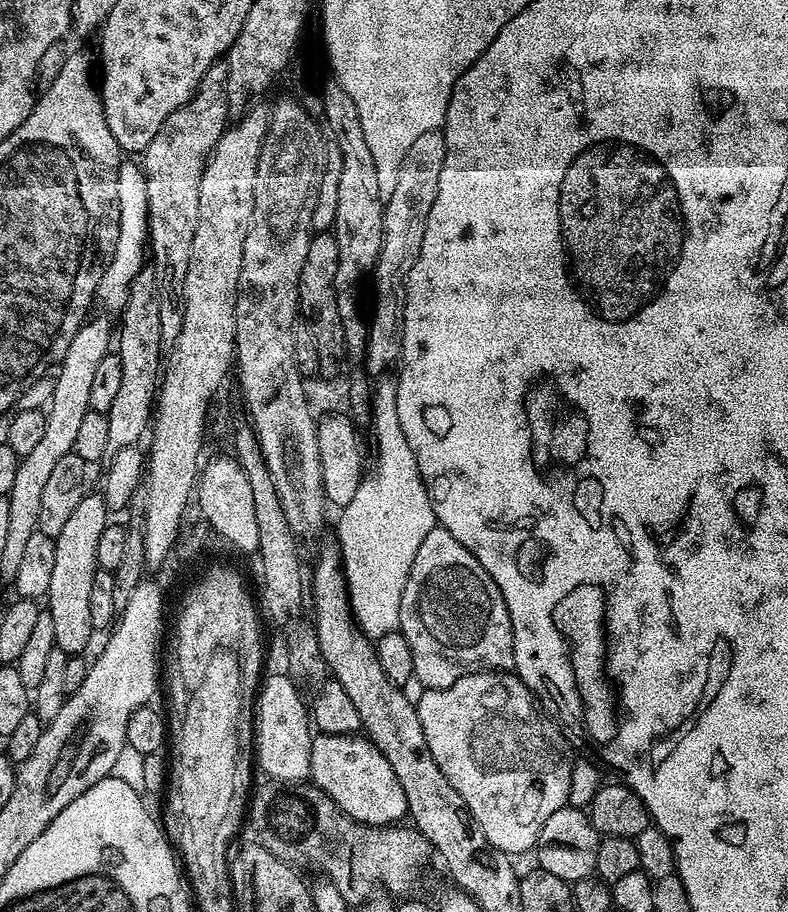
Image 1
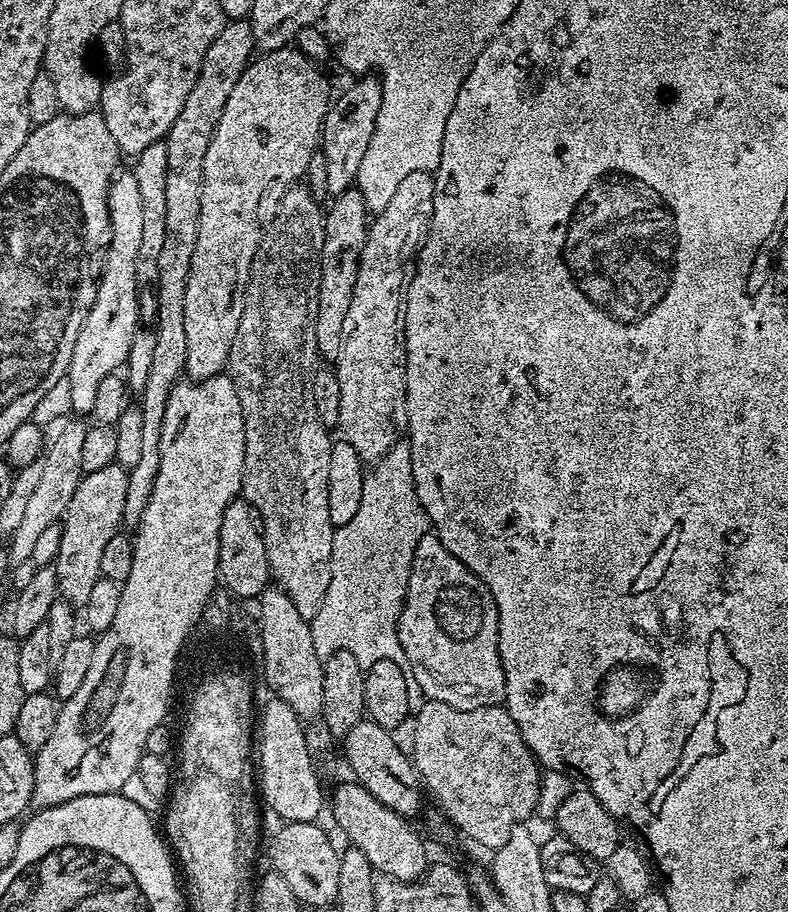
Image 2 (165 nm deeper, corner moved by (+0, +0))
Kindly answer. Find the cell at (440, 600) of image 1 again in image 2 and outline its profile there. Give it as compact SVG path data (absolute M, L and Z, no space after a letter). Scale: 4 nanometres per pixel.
M434 534L424 536L422 542L418 542L418 550L414 550L414 562L410 566L406 598L400 611L400 621L396 629L398 630L398 642L402 642L402 650L408 659L411 679L414 681L415 687L417 684L425 692L425 697L428 700L437 700L446 706L454 706L458 710L474 710L475 708L504 704L506 674L500 657L500 619L498 618L498 606L494 602L494 594L490 594L490 590L482 582L482 578L478 578L465 564L458 562L458 558L454 558L454 554L450 554L450 550L446 550L446 546L442 546L442 542Z

